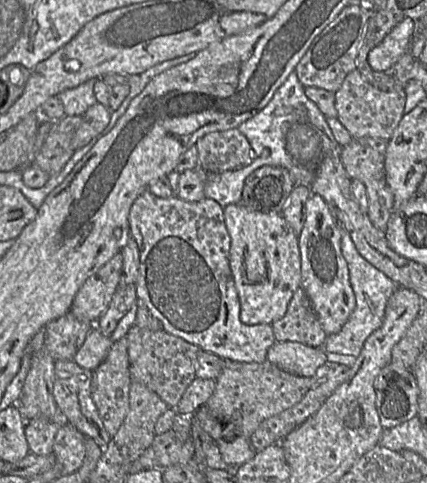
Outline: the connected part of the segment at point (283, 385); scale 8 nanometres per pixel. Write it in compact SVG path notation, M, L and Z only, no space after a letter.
M268 360L260 363L225 361L225 366L216 379L212 396L193 416L198 419L201 427L214 441L219 438L227 441L238 437L250 438L263 421L297 404L308 392L310 386L311 378L288 373Z

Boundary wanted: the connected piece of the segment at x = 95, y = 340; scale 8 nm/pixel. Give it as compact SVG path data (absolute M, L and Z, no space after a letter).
M93 326L72 361L81 368L94 372L106 358L113 343L110 336L104 336Z

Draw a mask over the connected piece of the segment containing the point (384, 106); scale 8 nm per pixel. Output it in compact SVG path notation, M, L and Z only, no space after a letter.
M357 69L347 74L340 88L335 92L336 118L348 130L352 138L369 136L389 140L405 115L405 103L405 90L381 91L368 83Z

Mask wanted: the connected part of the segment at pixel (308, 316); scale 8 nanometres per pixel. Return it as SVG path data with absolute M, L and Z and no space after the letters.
M302 287L294 292L285 315L271 326L276 342L293 341L322 348L327 337Z

